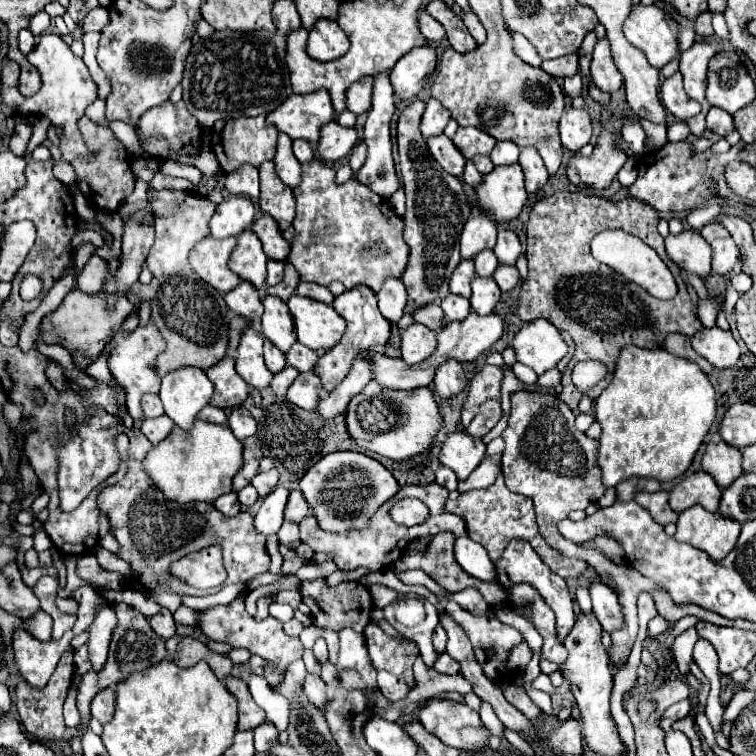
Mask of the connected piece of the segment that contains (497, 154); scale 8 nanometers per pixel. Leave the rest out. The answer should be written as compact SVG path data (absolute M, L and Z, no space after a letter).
M499 141L491 151L493 165L515 165L519 157L519 147L511 141Z

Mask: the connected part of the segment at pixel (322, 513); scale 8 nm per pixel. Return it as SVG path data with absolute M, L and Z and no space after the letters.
M337 451L317 461L299 481L299 489L303 491L303 497L311 507L311 515L317 519L319 527L331 533L343 533L351 529L365 529L375 511L385 501L395 497L399 483L373 457L355 451Z

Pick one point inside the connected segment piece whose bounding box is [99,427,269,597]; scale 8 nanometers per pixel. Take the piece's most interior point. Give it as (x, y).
(152, 533)

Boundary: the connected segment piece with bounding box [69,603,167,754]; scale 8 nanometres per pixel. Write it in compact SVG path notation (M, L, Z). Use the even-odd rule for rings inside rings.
M117 603L115 605L115 613L117 613L117 627L113 631L113 637L111 637L111 645L109 645L109 655L107 655L107 665L103 665L103 669L99 673L95 671L87 671L85 675L81 675L81 685L77 689L77 709L79 709L79 715L81 715L81 723L79 723L79 731L73 735L73 739L69 741L71 749L75 754L82 754L83 747L81 747L81 741L79 737L83 737L83 733L87 731L89 727L89 717L91 717L91 711L89 711L89 703L91 699L105 687L111 687L111 685L117 685L119 681L125 681L131 673L137 673L137 671L145 671L153 665L157 665L159 661L167 659L167 649L165 649L165 641L161 637L155 635L155 631L149 627L149 621L133 607L125 605L125 603Z

